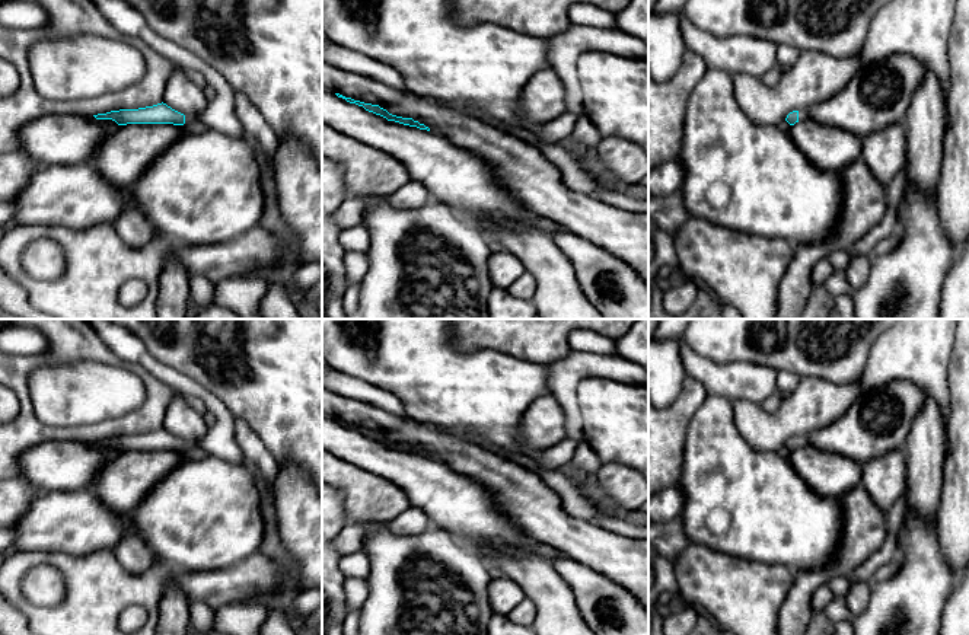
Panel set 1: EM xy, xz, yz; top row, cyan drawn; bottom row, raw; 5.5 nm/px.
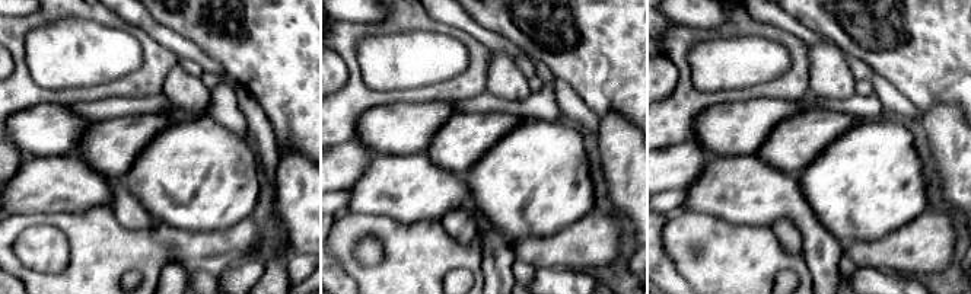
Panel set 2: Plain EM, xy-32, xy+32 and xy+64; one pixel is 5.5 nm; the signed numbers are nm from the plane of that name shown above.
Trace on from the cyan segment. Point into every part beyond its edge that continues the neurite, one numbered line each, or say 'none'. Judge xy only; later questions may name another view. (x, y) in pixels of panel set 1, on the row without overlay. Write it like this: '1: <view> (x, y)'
1: xy (220, 442)

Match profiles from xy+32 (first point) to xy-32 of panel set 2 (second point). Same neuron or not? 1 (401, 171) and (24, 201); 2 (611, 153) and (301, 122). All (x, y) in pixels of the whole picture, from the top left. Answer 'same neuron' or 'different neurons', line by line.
1: same neuron
2: different neurons

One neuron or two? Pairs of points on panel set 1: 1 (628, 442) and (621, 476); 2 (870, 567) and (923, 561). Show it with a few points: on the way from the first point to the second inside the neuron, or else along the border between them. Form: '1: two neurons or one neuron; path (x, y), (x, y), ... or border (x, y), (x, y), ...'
1: two neurons; border (602, 463), (624, 463), (633, 469)
2: two neurons; border (902, 525), (898, 533), (895, 558)

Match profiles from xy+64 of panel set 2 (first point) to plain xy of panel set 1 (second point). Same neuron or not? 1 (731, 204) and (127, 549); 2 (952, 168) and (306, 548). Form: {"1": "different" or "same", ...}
{"1": "different", "2": "same"}

